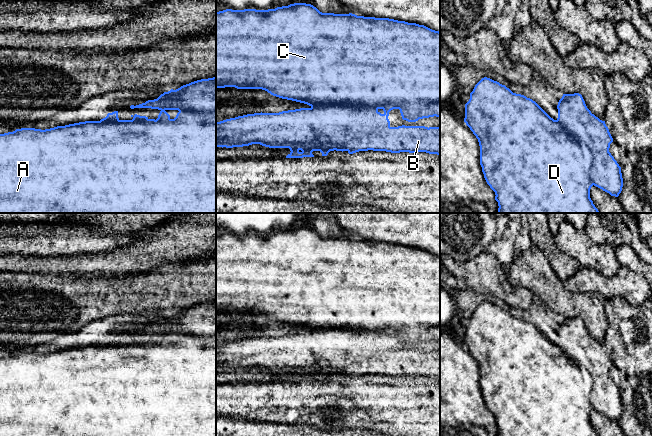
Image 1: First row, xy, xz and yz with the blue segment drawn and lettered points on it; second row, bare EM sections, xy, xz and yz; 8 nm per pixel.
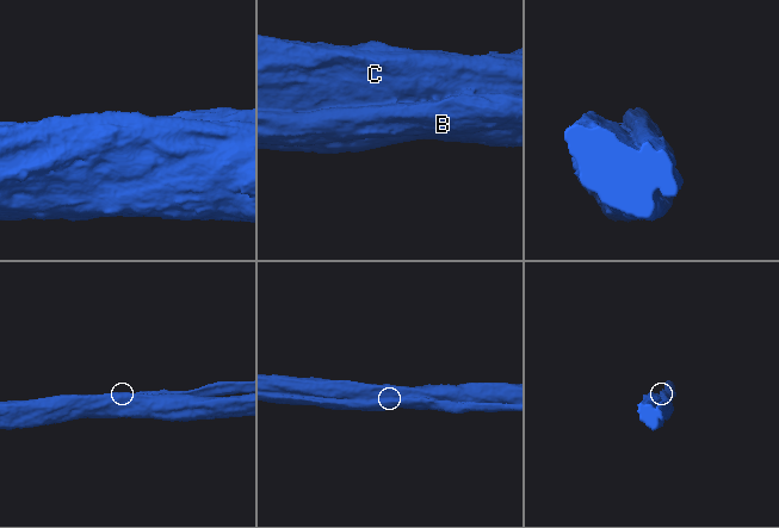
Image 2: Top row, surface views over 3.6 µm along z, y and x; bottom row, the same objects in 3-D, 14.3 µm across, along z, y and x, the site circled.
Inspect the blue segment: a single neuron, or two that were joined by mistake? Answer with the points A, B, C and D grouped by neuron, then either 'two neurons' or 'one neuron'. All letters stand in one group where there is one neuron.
A C D / B | two neurons

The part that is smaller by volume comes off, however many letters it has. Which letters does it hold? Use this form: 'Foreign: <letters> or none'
Foreign: B

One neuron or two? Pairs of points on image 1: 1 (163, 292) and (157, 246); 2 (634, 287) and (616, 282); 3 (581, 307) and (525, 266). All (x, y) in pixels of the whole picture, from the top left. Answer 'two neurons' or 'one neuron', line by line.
1: two neurons
2: one neuron
3: one neuron

